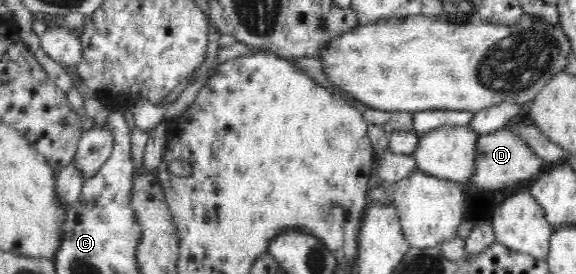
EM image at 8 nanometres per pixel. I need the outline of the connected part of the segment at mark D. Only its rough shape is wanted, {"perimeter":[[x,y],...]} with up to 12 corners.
{"perimeter":[[509,128],[479,134],[467,186],[531,182],[547,162]]}

